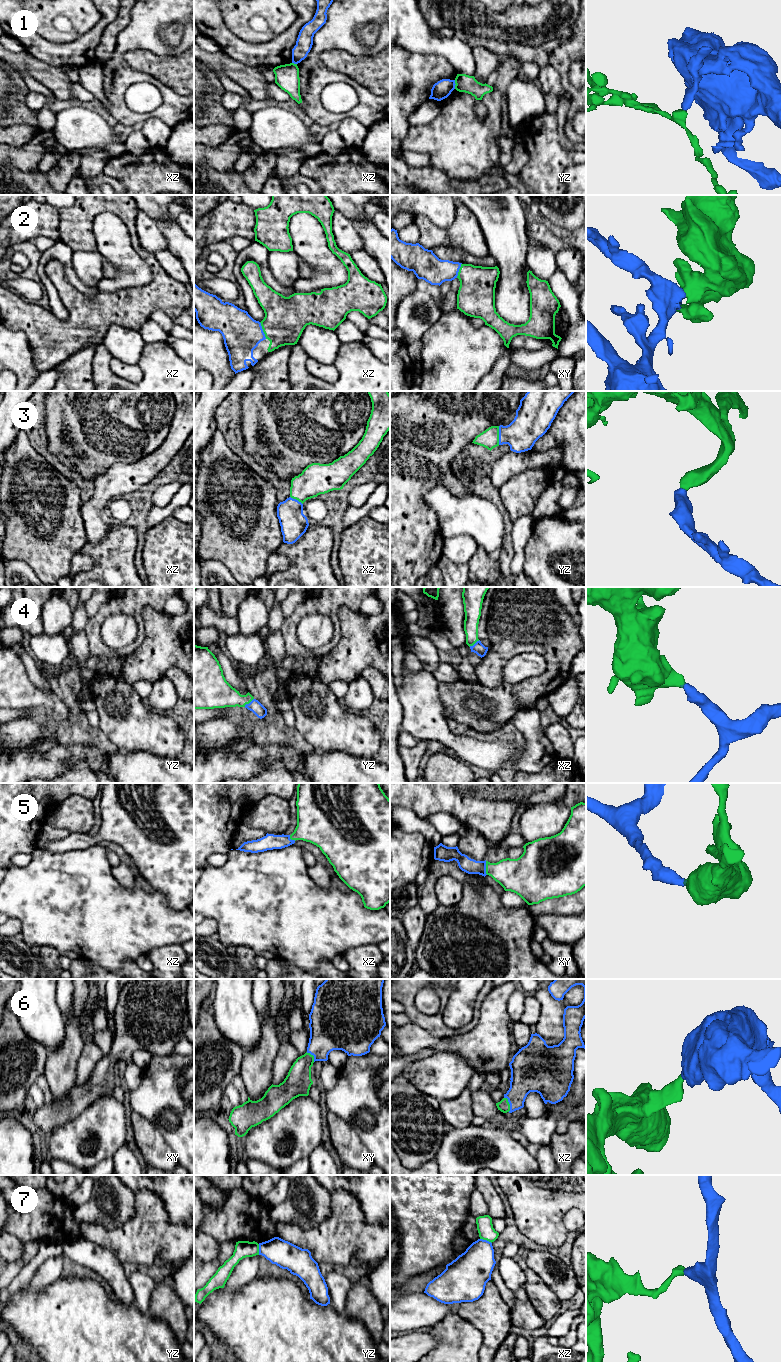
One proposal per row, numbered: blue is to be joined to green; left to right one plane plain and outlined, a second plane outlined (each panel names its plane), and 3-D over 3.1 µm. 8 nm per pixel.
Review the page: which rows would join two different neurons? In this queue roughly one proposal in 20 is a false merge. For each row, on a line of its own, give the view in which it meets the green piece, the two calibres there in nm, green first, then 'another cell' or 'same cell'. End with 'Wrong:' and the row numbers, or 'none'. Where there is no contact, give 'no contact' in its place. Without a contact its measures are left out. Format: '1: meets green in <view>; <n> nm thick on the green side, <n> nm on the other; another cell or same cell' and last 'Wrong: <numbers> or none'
1: meets green in yz; 140 nm thick on the green side, 150 nm on the other; same cell
2: meets green in xz; 340 nm thick on the green side, 300 nm on the other; same cell
3: meets green in yz; 150 nm thick on the green side, 260 nm on the other; same cell
4: meets green in yz; 220 nm thick on the green side, 100 nm on the other; same cell
5: meets green in xy; 280 nm thick on the green side, 120 nm on the other; same cell
6: meets green in xz; 90 nm thick on the green side, 240 nm on the other; same cell
7: meets green in xz; 130 nm thick on the green side, 300 nm on the other; another cell
Wrong: 7

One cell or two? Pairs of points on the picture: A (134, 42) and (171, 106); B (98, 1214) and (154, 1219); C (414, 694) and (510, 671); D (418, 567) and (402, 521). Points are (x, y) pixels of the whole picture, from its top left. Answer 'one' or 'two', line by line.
A: one
B: two
C: two
D: one

